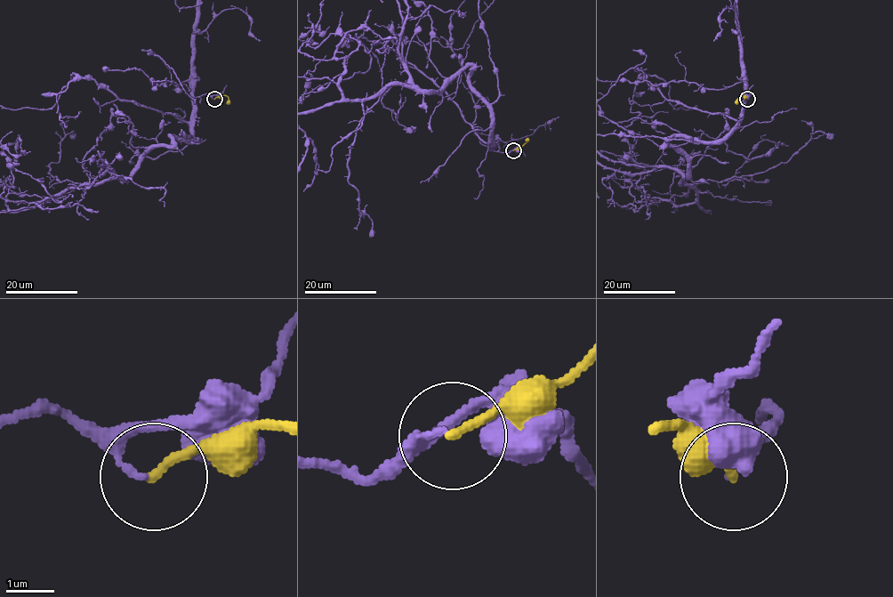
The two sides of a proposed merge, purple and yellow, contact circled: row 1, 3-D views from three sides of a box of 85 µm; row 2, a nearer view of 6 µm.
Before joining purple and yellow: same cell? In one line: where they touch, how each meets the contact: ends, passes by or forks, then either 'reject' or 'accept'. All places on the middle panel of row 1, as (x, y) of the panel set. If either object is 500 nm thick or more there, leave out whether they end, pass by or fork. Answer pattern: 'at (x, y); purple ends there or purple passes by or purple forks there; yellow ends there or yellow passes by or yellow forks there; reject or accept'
at (513, 150); purple ends there; yellow ends there; reject

